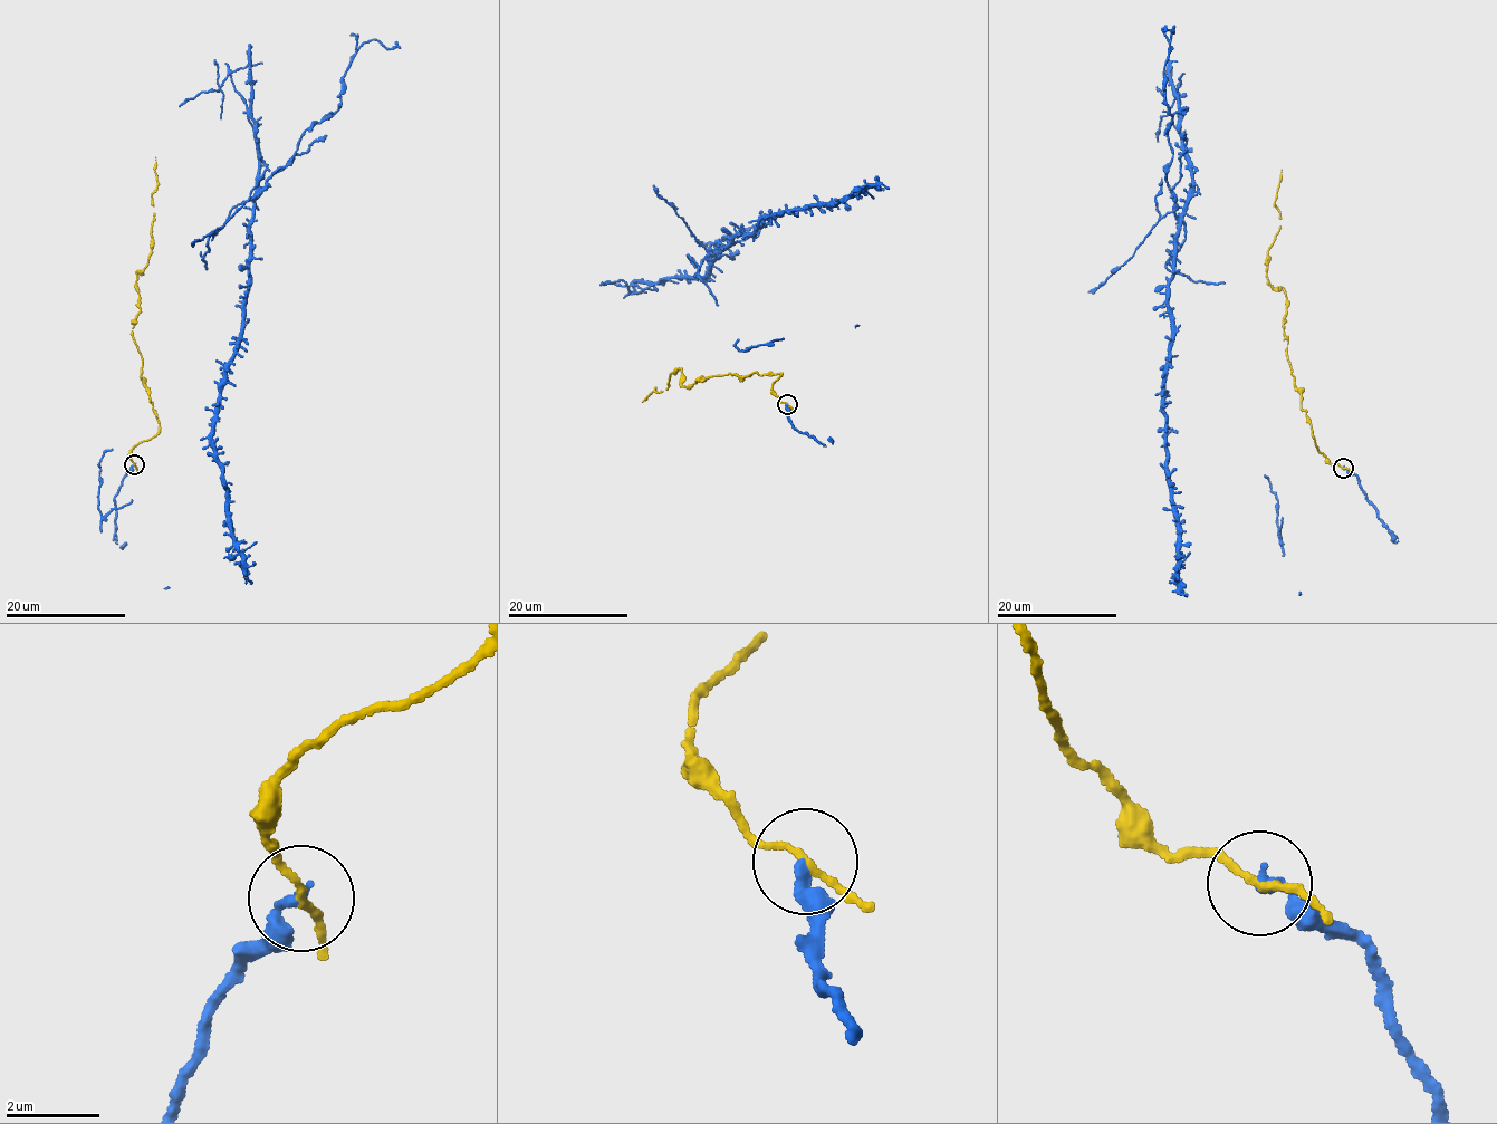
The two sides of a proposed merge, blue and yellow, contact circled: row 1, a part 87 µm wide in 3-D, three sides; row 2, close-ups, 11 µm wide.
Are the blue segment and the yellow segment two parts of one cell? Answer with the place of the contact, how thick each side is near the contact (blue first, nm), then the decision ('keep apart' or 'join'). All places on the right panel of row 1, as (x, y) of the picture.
at (1343, 468); 240 nm thick on the blue side, 140 nm on the other; keep apart

